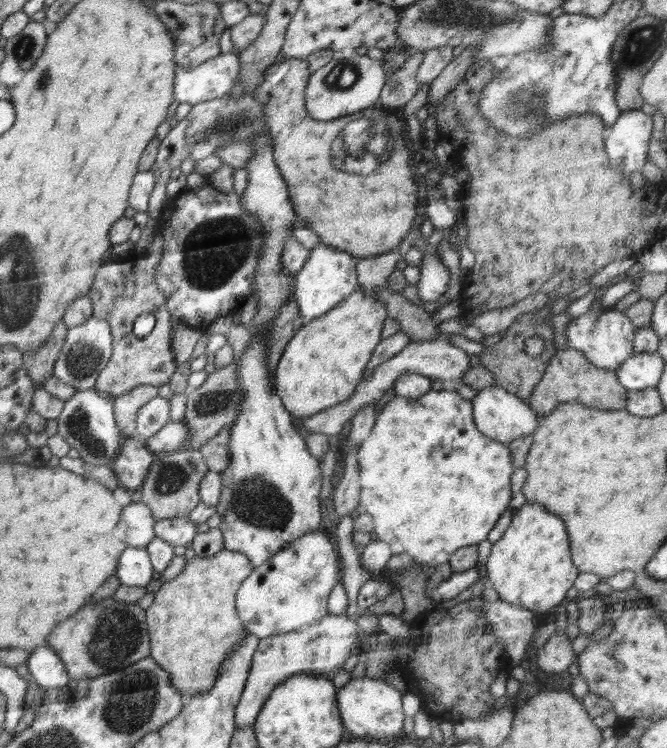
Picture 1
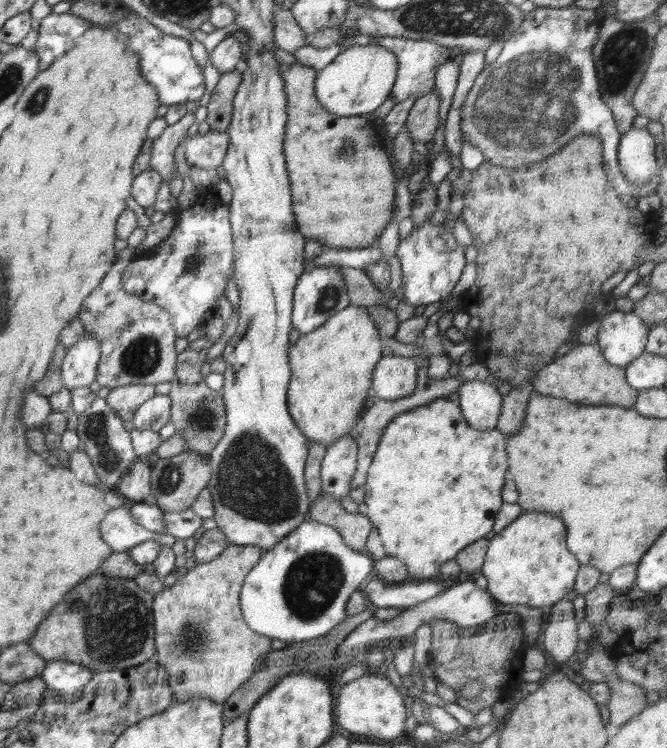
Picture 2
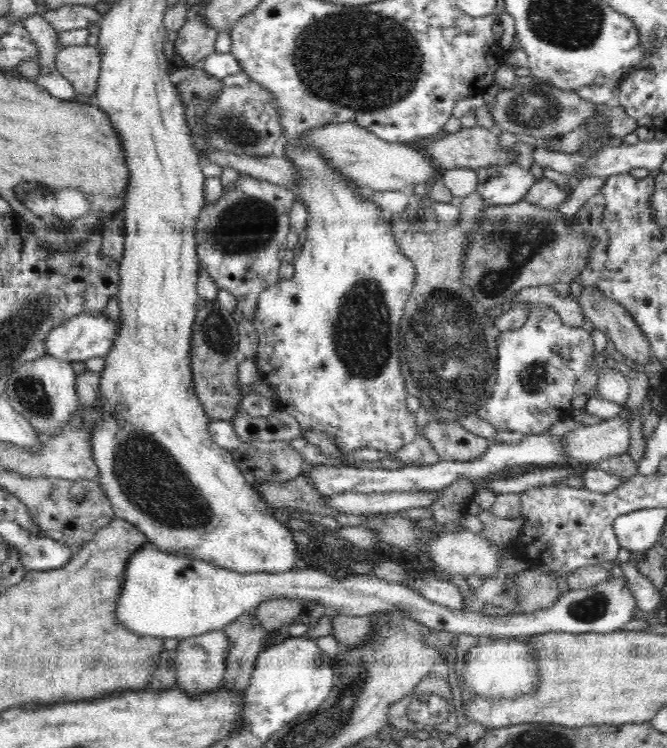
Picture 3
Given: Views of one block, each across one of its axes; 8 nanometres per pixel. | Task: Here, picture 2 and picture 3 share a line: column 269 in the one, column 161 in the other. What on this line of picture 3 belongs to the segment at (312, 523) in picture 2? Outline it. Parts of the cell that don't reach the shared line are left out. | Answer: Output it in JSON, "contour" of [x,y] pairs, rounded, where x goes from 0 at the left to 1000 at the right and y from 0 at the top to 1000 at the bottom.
{"contour":[[[223,725],[202,738],[189,757],[186,781],[171,822],[180,836],[201,846],[244,854],[273,854],[334,842],[360,821],[379,820],[390,805],[414,801],[471,803],[486,810],[490,817],[519,824],[598,816],[651,844],[672,844],[687,849],[708,848],[720,853],[798,850],[817,845],[916,846],[933,842],[940,832],[951,828],[951,820],[960,817],[936,770],[913,771],[885,786],[862,789],[846,785],[834,807],[819,816],[723,822],[717,820],[717,814],[694,817],[663,810],[610,783],[573,775],[558,765],[504,774],[484,762],[471,762],[460,757],[418,766],[360,767],[297,747],[255,742],[255,738],[247,738]]]}

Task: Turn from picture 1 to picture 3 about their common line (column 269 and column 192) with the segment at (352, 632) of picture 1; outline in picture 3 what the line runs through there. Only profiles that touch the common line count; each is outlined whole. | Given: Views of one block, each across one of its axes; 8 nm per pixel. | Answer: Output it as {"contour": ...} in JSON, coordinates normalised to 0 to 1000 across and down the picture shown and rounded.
{"contour":[[[321,842],[300,850],[273,853],[261,874],[265,917],[283,928],[307,928],[334,917],[339,881],[345,862],[340,850],[331,842]]]}

